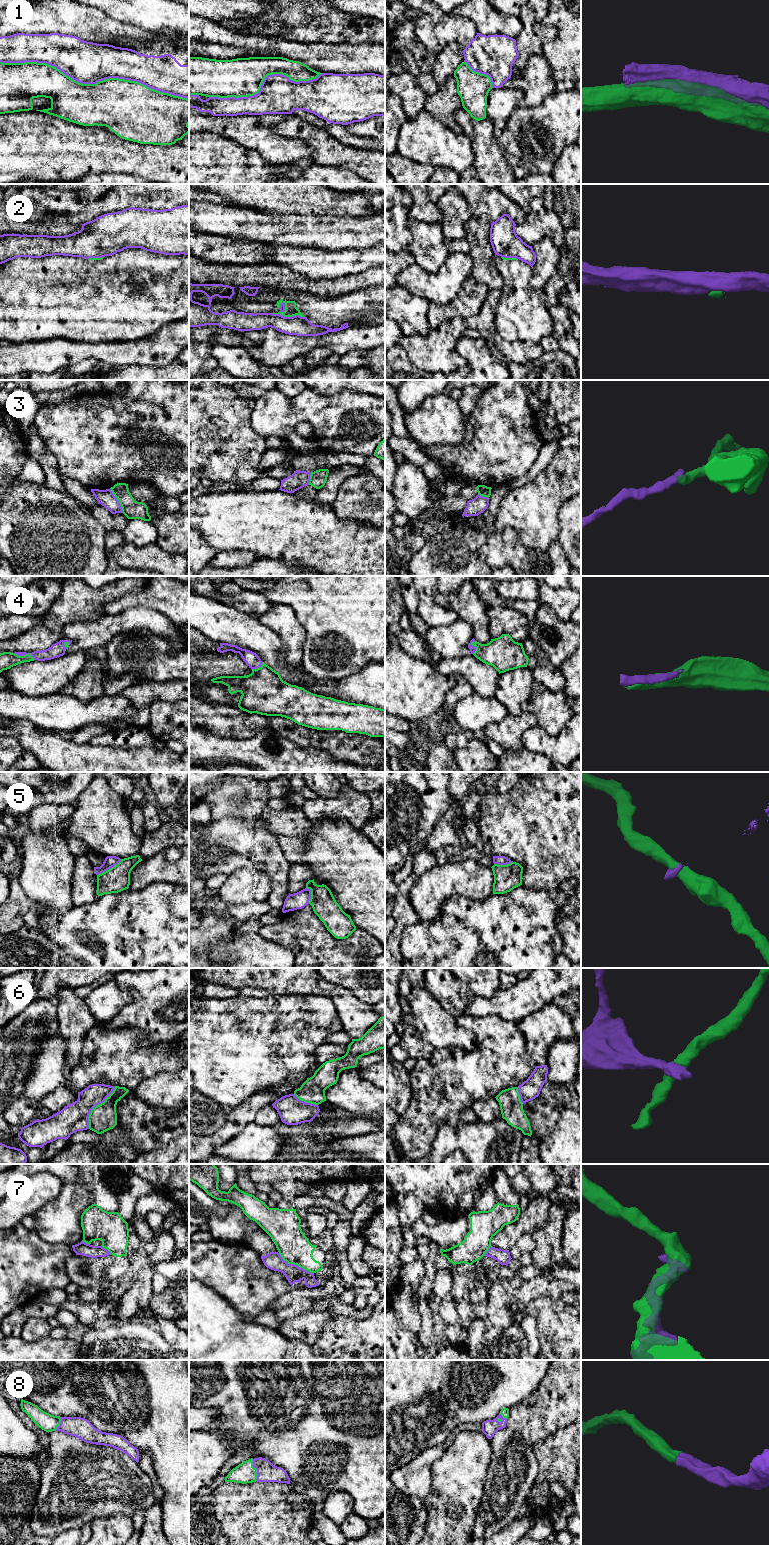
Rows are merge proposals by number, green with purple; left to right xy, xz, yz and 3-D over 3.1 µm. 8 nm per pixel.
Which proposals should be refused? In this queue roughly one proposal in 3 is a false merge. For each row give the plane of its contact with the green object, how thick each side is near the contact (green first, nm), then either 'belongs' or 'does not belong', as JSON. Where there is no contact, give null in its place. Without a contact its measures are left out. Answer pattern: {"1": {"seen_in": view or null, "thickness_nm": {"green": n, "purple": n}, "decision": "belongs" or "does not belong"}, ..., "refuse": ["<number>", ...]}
{"1": {"seen_in": "xy", "thickness_nm": {"green": 400, "purple": 340}, "decision": "does not belong"}, "2": {"seen_in": "xz", "thickness_nm": {"green": 100, "purple": 160}, "decision": "does not belong"}, "3": {"seen_in": "xy", "thickness_nm": {"green": 150, "purple": 140}, "decision": "does not belong"}, "4": {"seen_in": "yz", "thickness_nm": {"green": 280, "purple": 50}, "decision": "belongs"}, "5": {"seen_in": "xy", "thickness_nm": {"green": 200, "purple": 100}, "decision": "does not belong"}, "6": {"seen_in": "xy", "thickness_nm": {"green": 220, "purple": 220}, "decision": "does not belong"}, "7": {"seen_in": "xz", "thickness_nm": {"green": 260, "purple": 140}, "decision": "does not belong"}, "8": {"seen_in": "xz", "thickness_nm": {"green": 160, "purple": 160}, "decision": "belongs"}, "refuse": ["1", "2", "3", "5", "6", "7"]}

